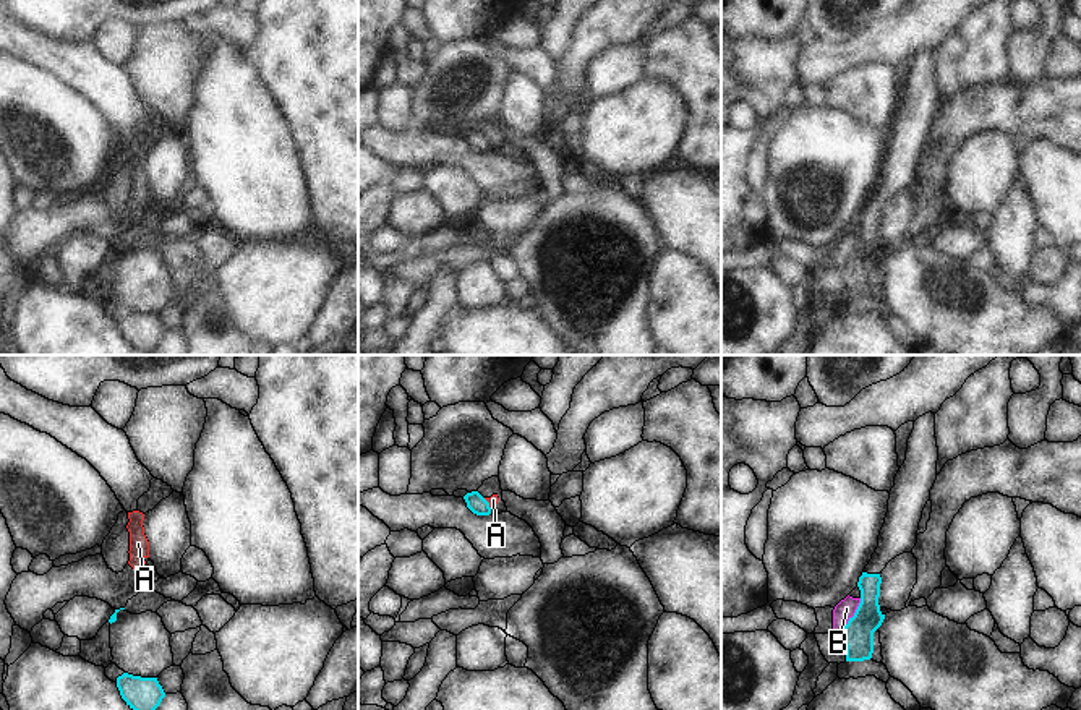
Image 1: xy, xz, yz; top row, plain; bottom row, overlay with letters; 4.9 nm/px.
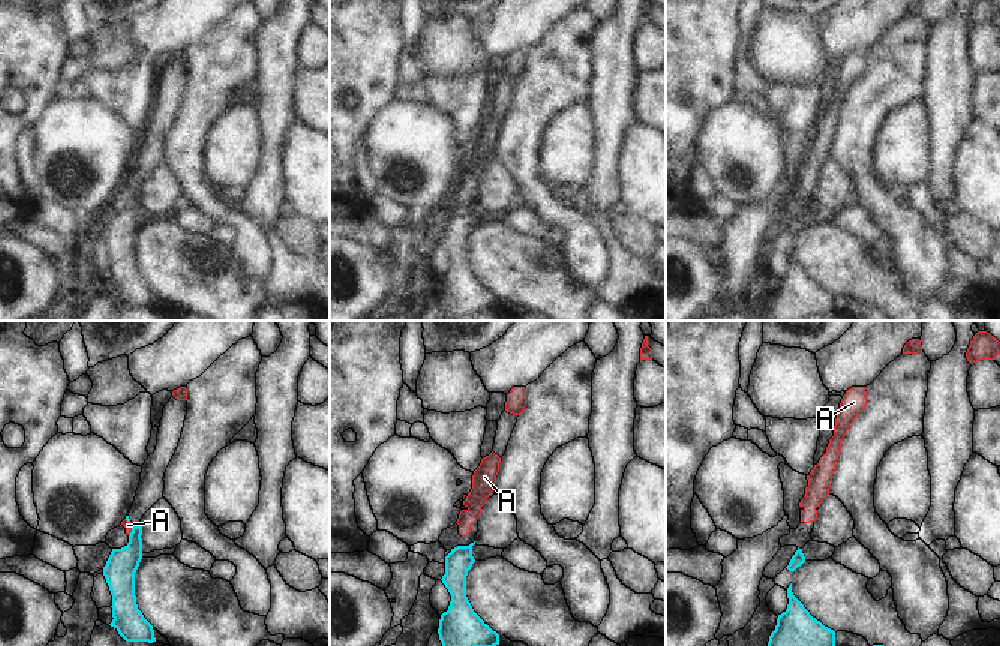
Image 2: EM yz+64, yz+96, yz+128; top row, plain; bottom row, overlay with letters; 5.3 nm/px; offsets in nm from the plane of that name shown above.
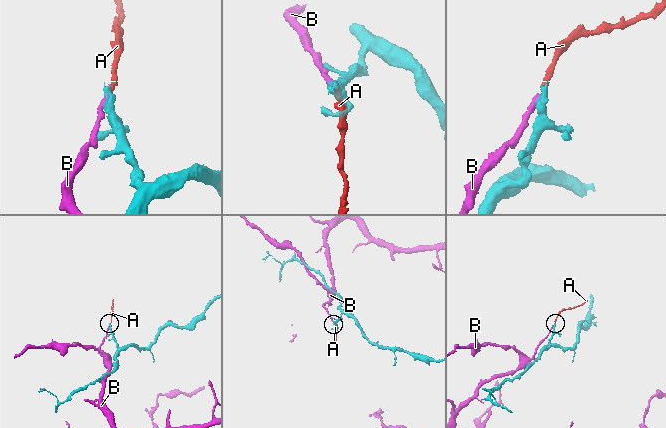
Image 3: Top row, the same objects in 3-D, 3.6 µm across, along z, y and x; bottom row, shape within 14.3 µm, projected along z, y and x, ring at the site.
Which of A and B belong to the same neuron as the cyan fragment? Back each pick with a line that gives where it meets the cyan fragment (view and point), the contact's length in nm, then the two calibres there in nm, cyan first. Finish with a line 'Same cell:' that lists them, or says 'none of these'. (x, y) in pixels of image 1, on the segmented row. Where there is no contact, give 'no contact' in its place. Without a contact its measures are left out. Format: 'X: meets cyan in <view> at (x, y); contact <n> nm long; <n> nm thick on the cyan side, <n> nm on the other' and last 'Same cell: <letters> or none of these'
Same cell: none of these

